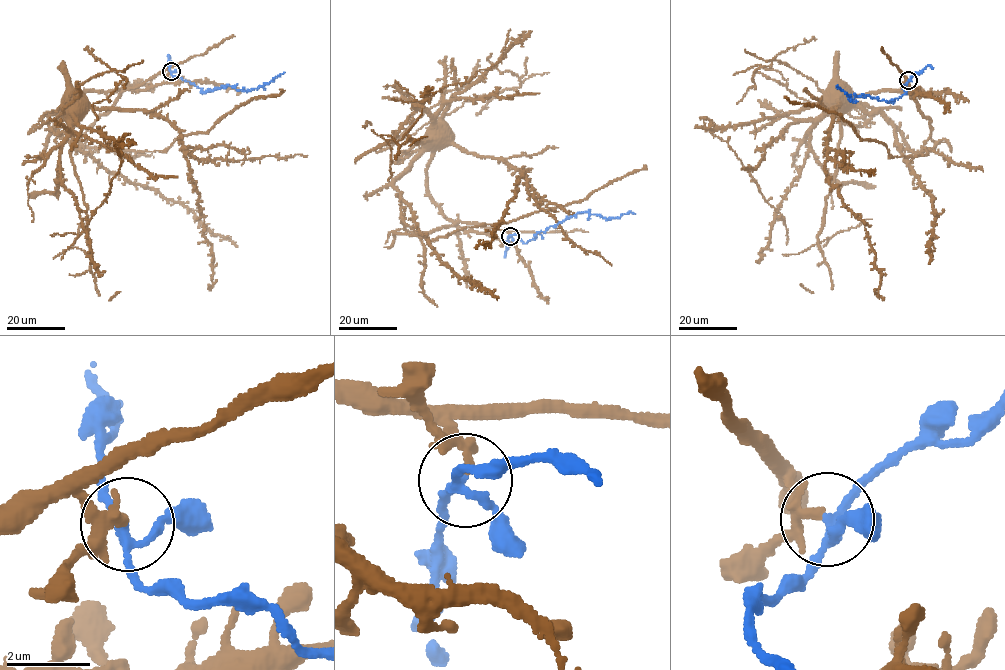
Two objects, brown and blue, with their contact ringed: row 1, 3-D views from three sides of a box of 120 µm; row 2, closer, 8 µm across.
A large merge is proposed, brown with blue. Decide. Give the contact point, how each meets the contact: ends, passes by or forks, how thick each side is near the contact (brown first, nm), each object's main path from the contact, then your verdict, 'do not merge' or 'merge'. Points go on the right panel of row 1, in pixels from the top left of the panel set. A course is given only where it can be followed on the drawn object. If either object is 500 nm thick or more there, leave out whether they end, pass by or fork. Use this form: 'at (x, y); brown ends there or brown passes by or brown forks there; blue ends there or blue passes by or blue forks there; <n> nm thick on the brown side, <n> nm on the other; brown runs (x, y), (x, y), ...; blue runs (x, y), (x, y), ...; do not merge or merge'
at (908, 80); brown passes by; blue forks there; 150 nm thick on the brown side, 170 nm on the other; brown runs (907, 80), (913, 95), (879, 89), (837, 100), (825, 163), (826, 178), (864, 223), (884, 299); blue runs (908, 80), (903, 85), (906, 93), (889, 102), (863, 95), (849, 101), (850, 98), (837, 84); do not merge

